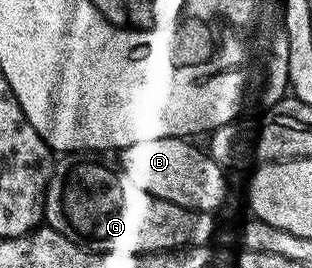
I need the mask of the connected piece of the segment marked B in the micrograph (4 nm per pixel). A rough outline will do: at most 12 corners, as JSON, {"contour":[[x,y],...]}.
{"contour":[[185,138],[140,140],[117,165],[148,196],[214,214],[228,174]]}

